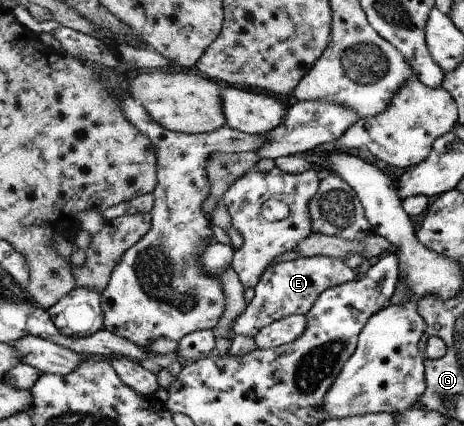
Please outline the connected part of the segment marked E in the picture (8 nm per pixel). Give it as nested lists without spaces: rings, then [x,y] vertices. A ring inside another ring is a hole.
[[[298,257],[291,262],[281,262],[269,266],[254,287],[255,297],[248,303],[247,309],[232,326],[236,335],[255,337],[264,327],[290,315],[307,315],[316,299],[329,288],[343,285],[355,279],[352,271],[343,259],[336,257]]]

